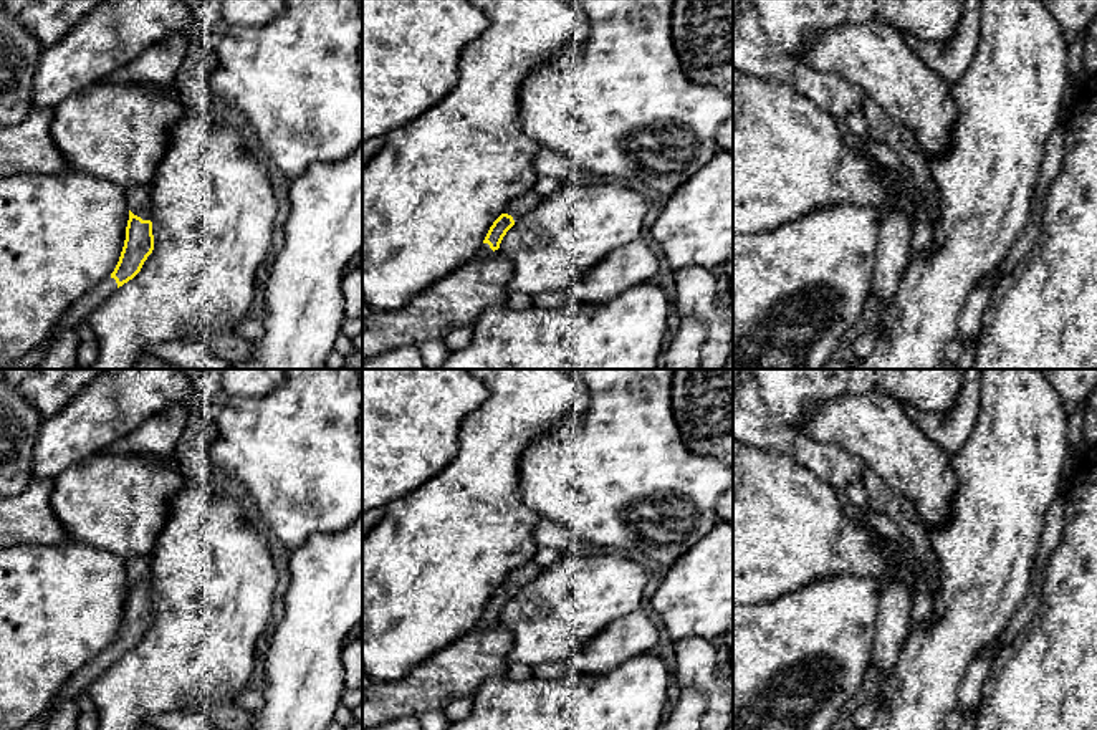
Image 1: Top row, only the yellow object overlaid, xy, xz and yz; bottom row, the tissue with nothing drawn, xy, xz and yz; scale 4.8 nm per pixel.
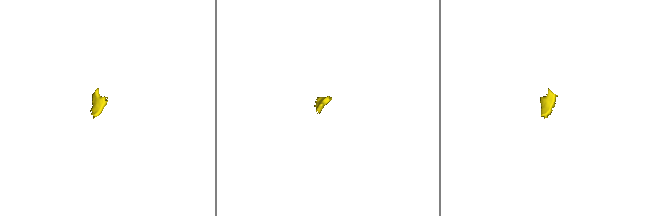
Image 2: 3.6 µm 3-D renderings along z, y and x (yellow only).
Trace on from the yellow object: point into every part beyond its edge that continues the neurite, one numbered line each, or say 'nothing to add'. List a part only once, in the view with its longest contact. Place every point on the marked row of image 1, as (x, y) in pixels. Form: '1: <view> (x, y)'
1: xy (139, 197)
2: xy (81, 310)

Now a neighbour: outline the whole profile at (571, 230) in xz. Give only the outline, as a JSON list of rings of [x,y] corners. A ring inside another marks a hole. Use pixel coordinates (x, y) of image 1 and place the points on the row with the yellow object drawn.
[[[624,182],[616,184],[564,184],[543,200],[506,232],[500,252],[511,260],[513,275],[508,293],[538,296],[569,286],[602,258],[620,247],[644,237],[647,199],[640,189]]]

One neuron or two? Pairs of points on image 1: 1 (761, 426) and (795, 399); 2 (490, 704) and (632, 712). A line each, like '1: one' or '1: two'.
1: two
2: one

